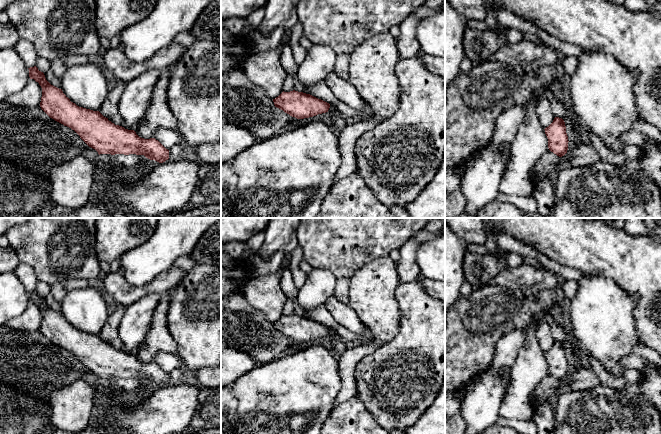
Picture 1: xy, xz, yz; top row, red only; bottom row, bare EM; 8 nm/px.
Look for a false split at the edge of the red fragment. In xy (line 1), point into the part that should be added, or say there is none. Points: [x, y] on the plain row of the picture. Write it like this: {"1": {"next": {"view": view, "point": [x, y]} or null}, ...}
{"1": {"next": null}}

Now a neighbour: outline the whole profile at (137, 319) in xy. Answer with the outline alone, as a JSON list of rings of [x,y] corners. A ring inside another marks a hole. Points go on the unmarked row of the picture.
[[[149,294],[126,307],[117,332],[117,338],[124,344],[122,351],[133,354],[143,343],[160,298],[161,294]]]

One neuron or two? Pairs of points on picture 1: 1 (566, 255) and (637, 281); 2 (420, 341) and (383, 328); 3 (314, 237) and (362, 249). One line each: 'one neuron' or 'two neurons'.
1: one neuron
2: two neurons
3: one neuron

